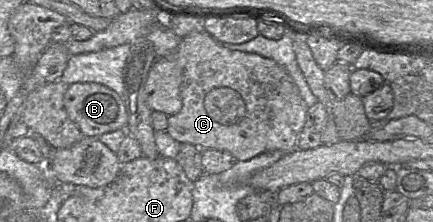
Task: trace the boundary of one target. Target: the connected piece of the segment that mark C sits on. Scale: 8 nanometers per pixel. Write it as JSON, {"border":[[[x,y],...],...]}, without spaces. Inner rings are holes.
{"border":[[[191,31],[180,39],[175,52],[183,70],[182,108],[177,114],[168,116],[166,132],[180,143],[228,151],[237,161],[246,161],[268,151],[287,153],[297,149],[297,139],[306,123],[309,107],[285,68],[272,59],[230,50],[218,43],[222,42],[217,42],[206,31]]]}

